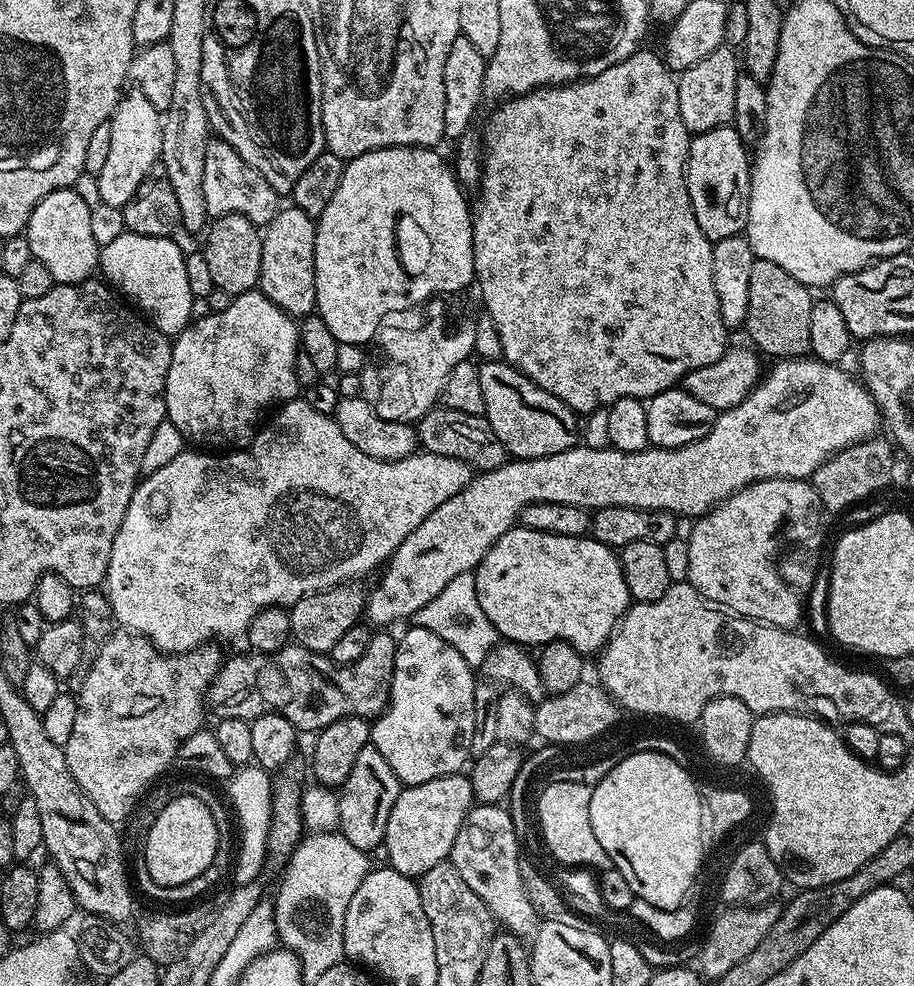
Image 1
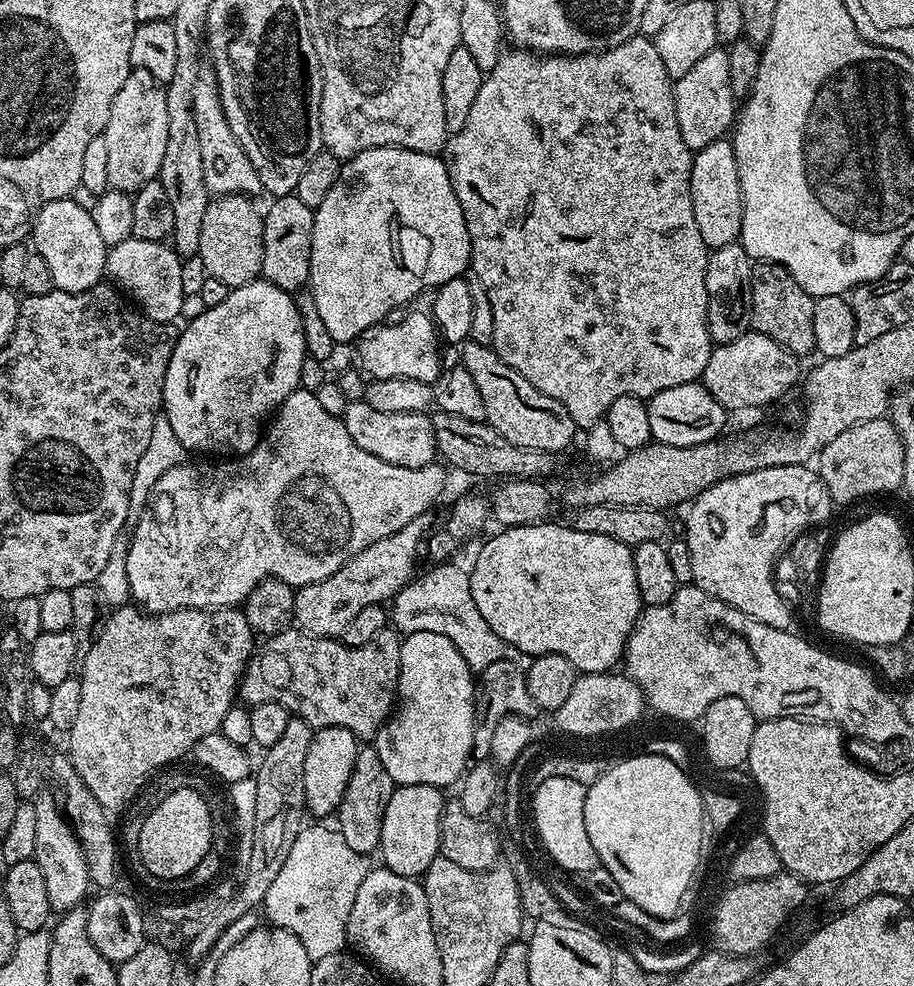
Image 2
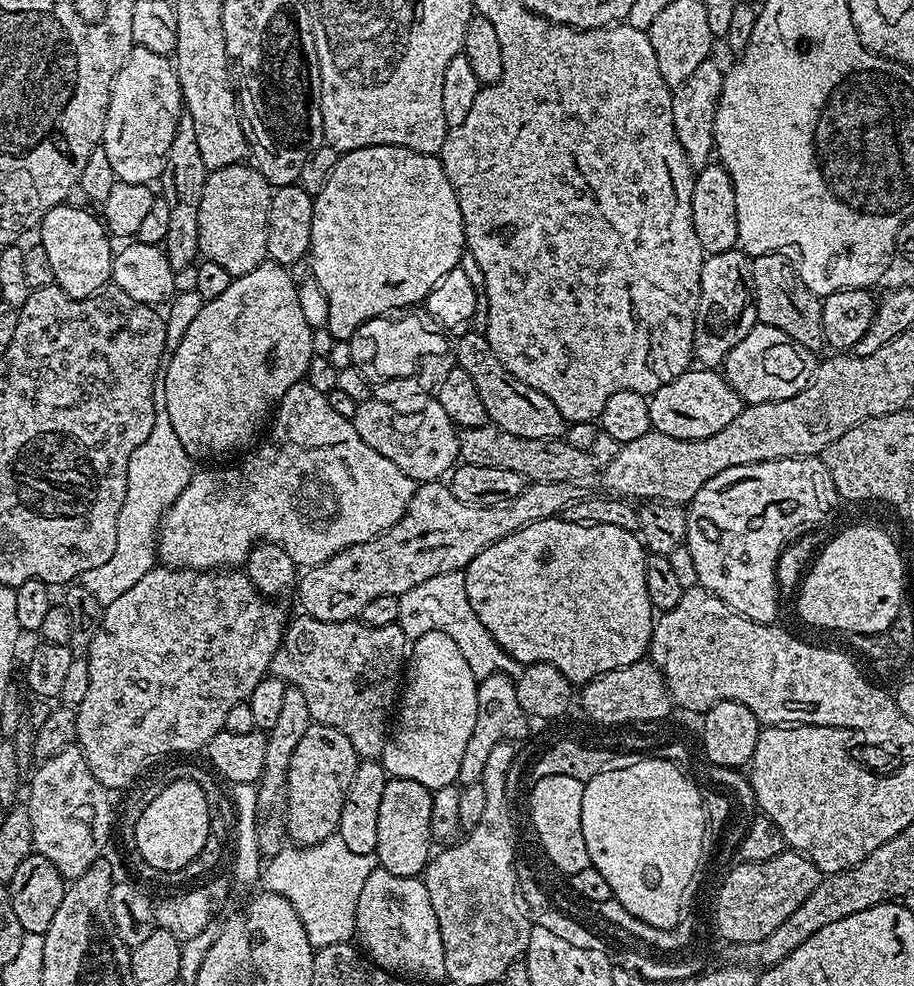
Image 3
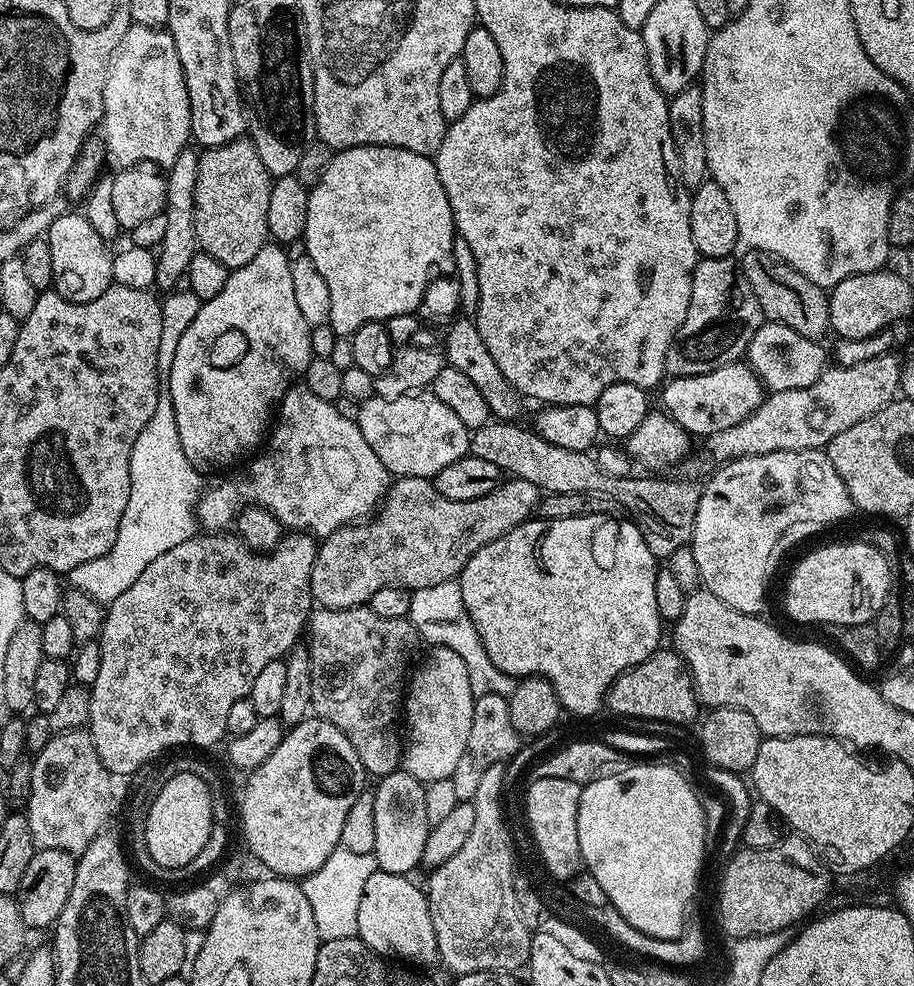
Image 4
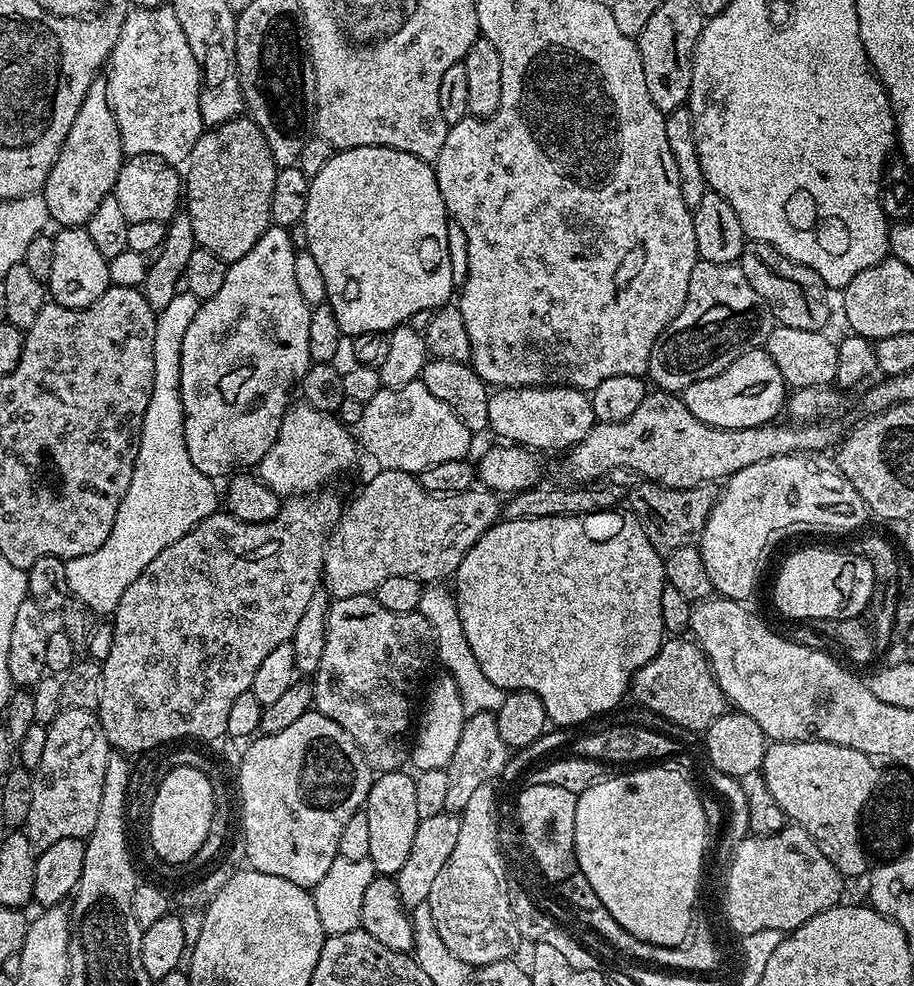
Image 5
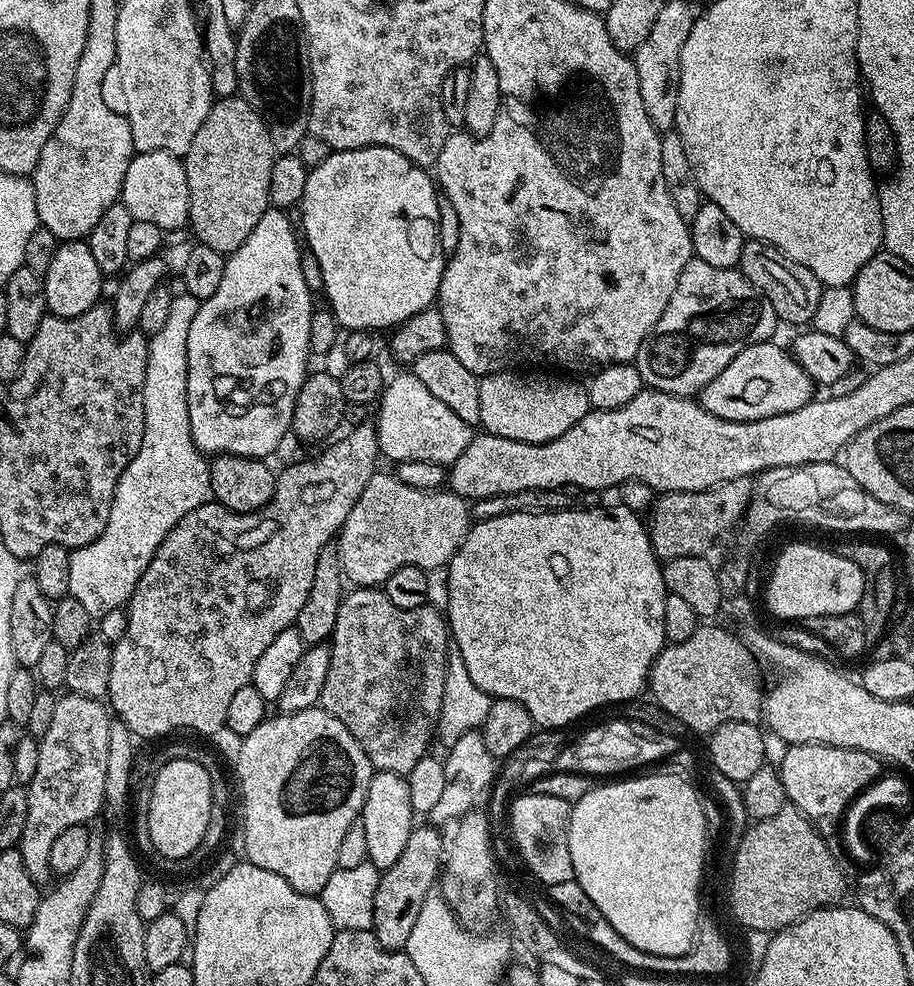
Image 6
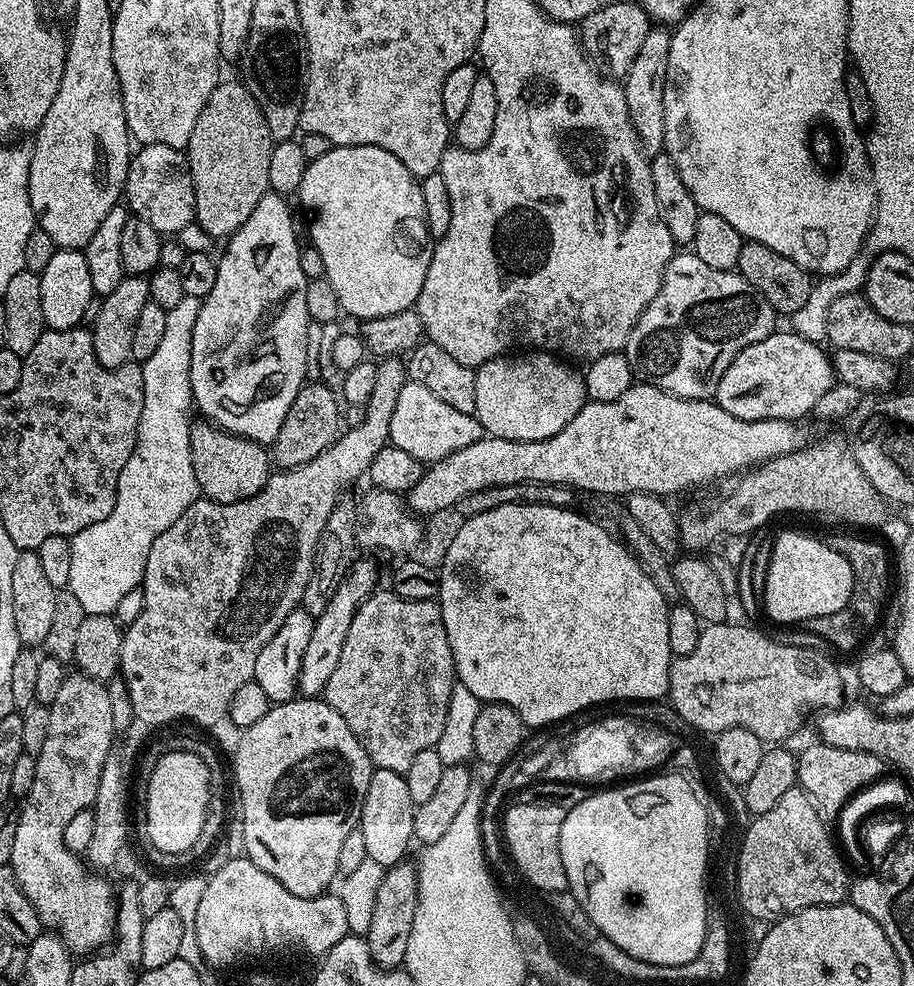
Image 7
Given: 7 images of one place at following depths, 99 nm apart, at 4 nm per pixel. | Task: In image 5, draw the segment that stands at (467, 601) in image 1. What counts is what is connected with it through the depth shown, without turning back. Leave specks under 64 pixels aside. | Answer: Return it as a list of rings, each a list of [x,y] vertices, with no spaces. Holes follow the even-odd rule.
[[[444,586],[425,587],[418,611],[424,615],[426,622],[430,622],[432,639],[434,641],[434,656],[437,661],[444,663],[443,671],[454,678],[460,691],[465,717],[473,716],[479,712],[495,714],[502,706],[506,695],[504,689],[494,686],[486,674],[482,674],[482,666],[474,659],[470,650],[470,642],[466,642],[466,634],[462,630],[462,618],[458,618],[456,597]]]

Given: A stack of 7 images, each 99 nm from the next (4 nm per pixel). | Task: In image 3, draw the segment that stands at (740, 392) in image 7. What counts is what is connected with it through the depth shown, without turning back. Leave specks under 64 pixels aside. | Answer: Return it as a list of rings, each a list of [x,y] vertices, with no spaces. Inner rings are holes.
[[[696,366],[674,378],[674,382],[666,382],[666,386],[651,393],[648,405],[650,422],[655,431],[670,434],[670,438],[693,440],[710,438],[710,434],[718,434],[722,426],[734,422],[734,418],[738,418],[740,413],[742,401],[719,371]]]

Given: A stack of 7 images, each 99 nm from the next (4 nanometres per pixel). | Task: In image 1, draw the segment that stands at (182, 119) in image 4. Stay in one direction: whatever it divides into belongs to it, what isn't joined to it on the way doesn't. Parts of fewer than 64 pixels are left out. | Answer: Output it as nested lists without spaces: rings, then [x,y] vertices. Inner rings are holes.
[[[132,90],[121,95],[120,105],[112,111],[110,121],[110,155],[94,180],[99,203],[123,209],[124,204],[134,198],[134,190],[142,186],[146,177],[153,175],[155,168],[152,167],[157,167],[163,129],[161,109],[151,105],[142,93]]]

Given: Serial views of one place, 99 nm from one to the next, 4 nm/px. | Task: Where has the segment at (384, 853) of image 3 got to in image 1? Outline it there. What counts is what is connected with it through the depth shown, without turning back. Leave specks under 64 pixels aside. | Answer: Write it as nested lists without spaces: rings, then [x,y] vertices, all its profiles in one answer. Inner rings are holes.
[[[467,775],[434,778],[430,782],[401,787],[398,802],[390,810],[382,845],[388,851],[387,863],[398,874],[419,878],[451,857],[454,838],[474,807],[472,782]]]

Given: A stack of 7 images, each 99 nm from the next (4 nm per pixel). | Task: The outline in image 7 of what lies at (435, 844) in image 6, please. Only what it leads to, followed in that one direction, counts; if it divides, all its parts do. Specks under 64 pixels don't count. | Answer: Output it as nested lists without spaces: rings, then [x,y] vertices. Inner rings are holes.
[[[401,862],[387,869],[378,886],[378,894],[374,894],[374,910],[370,914],[370,926],[366,933],[366,939],[370,946],[370,958],[379,968],[396,970],[403,965],[406,958],[406,945],[410,942],[410,930],[414,926],[414,910],[418,904],[418,874],[416,865],[412,862]]]

